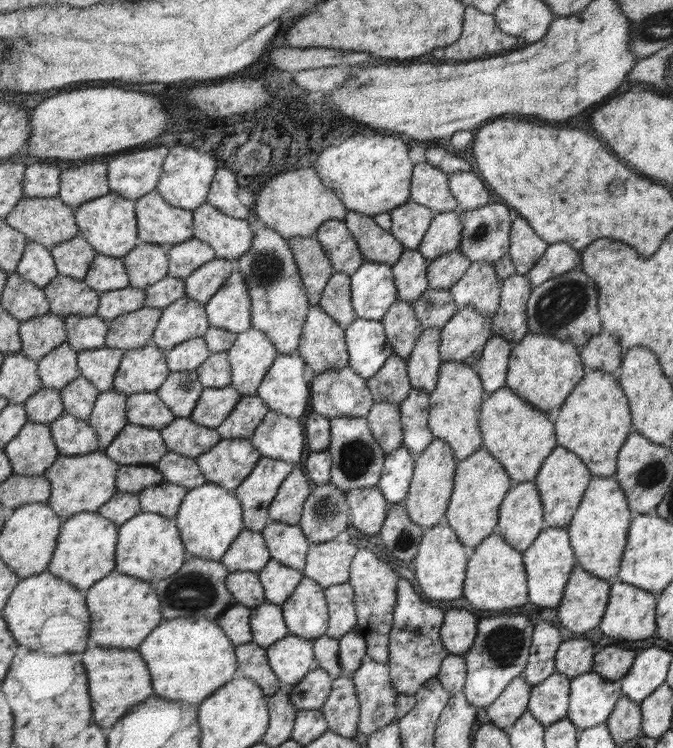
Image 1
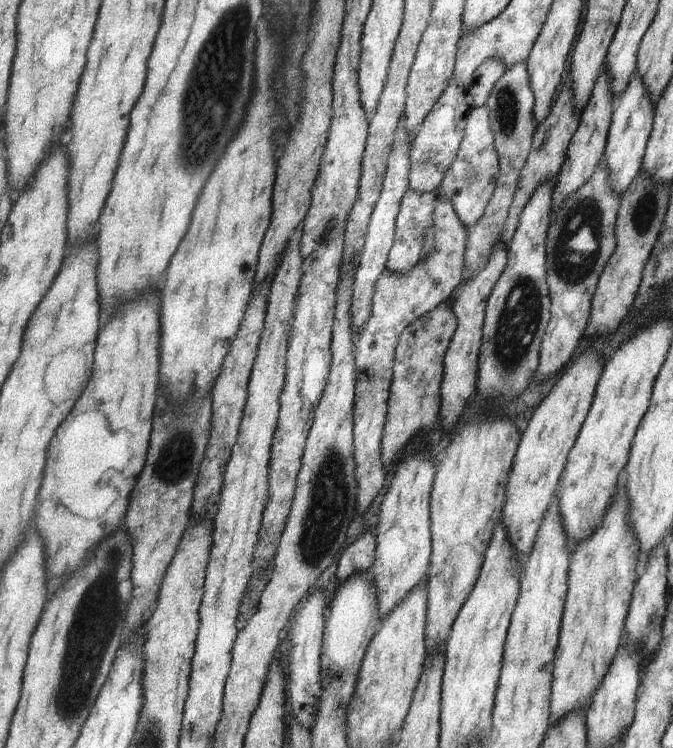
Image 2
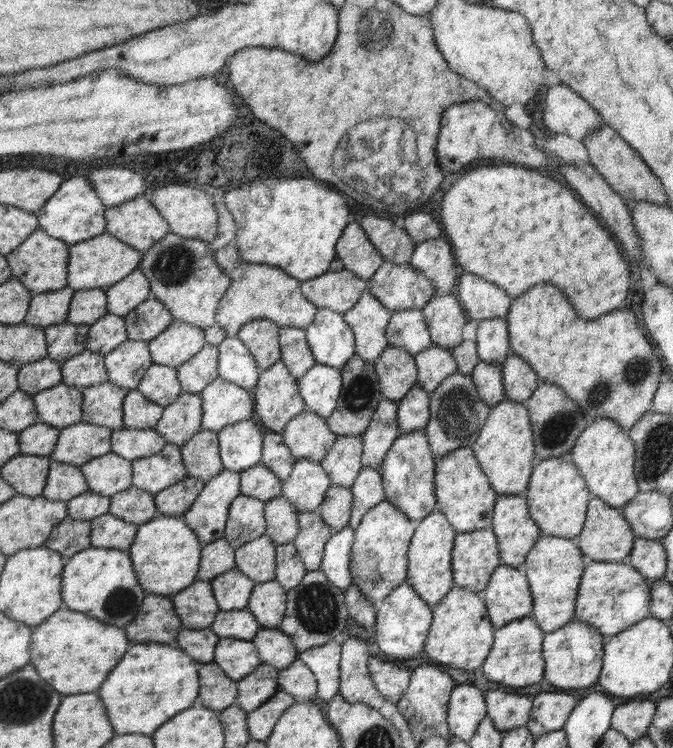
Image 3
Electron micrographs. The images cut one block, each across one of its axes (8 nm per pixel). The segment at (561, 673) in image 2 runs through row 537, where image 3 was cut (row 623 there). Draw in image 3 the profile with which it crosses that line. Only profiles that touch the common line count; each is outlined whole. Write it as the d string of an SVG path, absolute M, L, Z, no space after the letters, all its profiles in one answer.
M586 561L578 585L573 619L593 625L603 638L613 636L650 616L649 589L649 583L626 561Z

